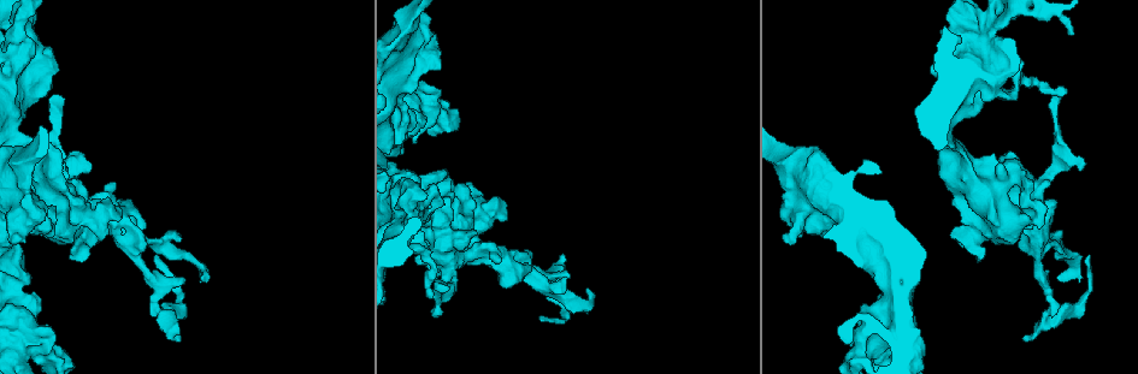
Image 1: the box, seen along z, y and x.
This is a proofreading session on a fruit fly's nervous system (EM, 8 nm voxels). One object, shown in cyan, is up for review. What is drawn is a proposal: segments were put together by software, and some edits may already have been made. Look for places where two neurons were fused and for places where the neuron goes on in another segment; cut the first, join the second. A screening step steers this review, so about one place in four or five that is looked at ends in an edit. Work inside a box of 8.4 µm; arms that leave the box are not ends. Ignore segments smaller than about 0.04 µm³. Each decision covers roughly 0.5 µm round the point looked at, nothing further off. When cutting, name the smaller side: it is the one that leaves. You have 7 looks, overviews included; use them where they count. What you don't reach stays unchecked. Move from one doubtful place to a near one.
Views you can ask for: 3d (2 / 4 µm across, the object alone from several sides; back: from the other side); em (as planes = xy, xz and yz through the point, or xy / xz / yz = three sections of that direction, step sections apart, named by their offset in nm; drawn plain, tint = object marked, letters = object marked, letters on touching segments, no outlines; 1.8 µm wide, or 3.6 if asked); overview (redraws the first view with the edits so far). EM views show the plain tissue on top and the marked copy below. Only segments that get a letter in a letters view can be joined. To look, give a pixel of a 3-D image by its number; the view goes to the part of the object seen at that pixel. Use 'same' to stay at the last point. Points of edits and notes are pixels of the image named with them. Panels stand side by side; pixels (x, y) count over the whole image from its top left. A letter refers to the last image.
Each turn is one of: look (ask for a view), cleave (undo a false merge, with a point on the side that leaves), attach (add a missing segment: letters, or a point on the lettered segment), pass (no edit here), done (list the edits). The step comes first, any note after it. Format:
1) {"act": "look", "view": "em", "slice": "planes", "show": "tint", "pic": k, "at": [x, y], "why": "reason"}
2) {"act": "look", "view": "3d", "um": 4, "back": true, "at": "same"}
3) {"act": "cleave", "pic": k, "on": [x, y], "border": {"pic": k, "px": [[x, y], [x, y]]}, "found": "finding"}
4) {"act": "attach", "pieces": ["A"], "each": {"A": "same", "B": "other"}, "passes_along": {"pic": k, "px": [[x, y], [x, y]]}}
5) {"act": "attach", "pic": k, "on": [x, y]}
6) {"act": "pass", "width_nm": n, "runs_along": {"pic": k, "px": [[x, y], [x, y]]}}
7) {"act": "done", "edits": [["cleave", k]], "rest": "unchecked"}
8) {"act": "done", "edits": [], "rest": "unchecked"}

{"act": "look", "view": "em", "slice": "planes", "show": "letters", "pic": 1, "at": [167, 315], "why": "sharp bend"}

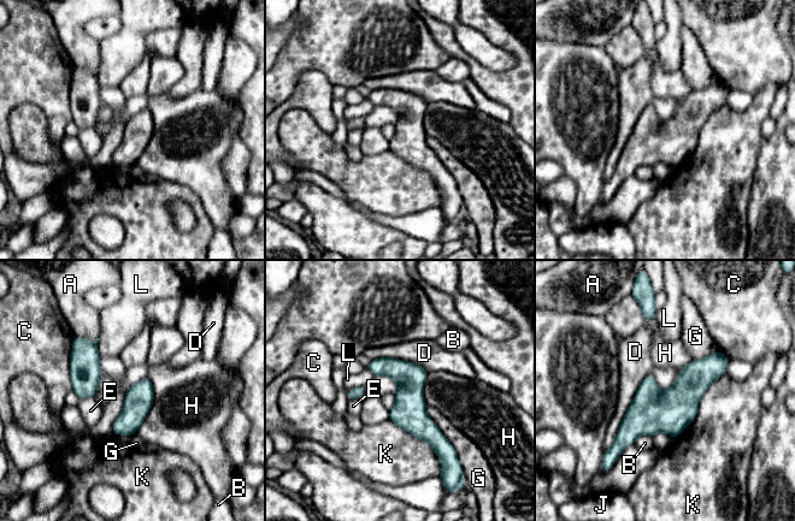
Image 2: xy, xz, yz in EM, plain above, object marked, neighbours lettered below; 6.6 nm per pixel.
{"act": "pass", "each": {"A": "other", "B": "other", "C": "other", "D": "other", "E": "other", "G": "other", "H": "other", "J": "other", "K": "other", "L": "other"}, "border": {"pic": 2, "px": [[148, 377], [151, 409], [117, 436]]}, "found": "all the same neuron"}

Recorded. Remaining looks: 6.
{"act": "look", "view": "3d", "um": 2, "back": true, "pic": 1, "at": [413, 139], "why": "branch stops here"}

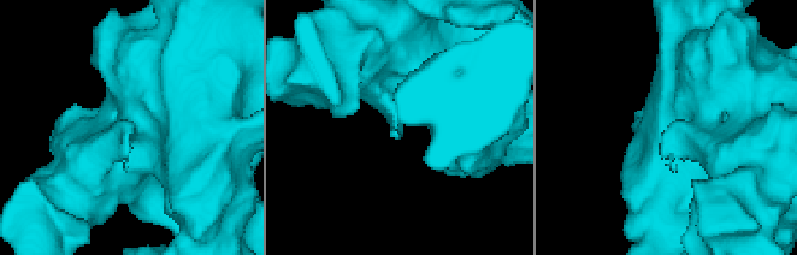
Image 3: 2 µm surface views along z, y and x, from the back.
{"act": "look", "view": "em", "slice": "planes", "show": "letters", "pic": 3, "at": [395, 126]}

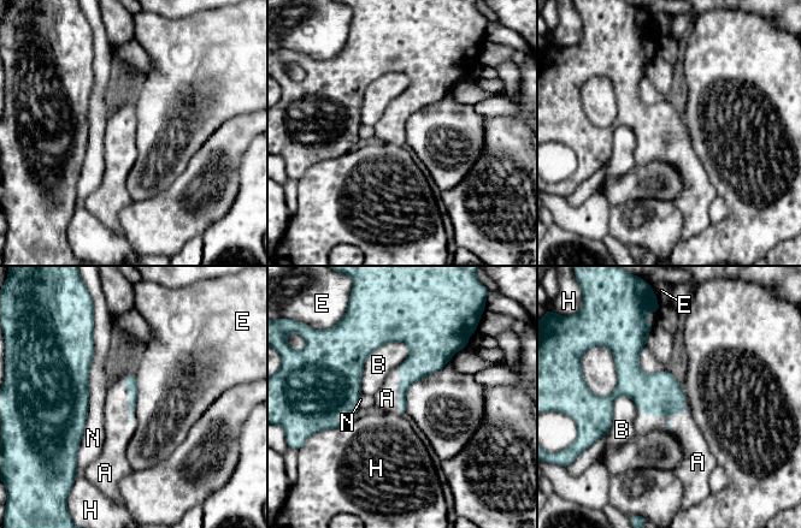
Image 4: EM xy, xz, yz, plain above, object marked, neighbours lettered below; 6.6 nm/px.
{"act": "attach", "pieces": ["A"], "each": {"A": "same", "B": "other", "E": "other", "H": "other", "N": "other"}, "found": "the neuron continues"}

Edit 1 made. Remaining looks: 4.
{"act": "look", "view": "overview"}

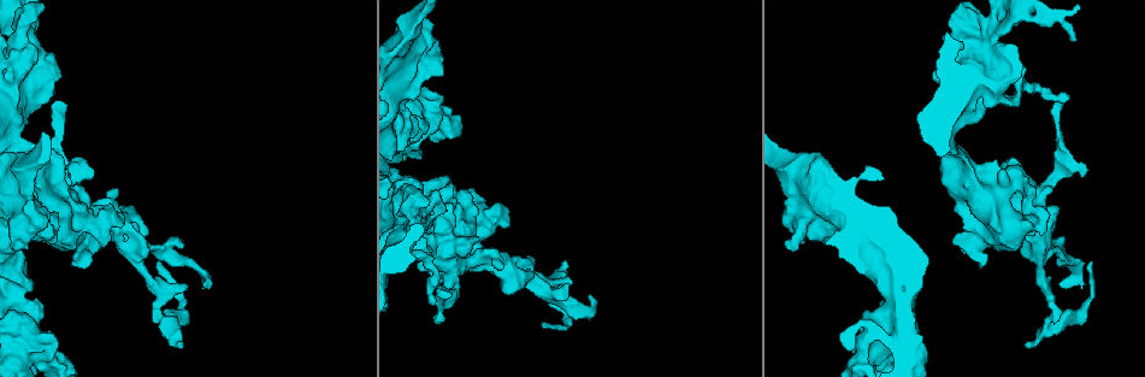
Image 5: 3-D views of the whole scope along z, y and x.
{"act": "look", "view": "3d", "um": 2, "pic": 5, "at": [479, 238], "why": "an open end"}

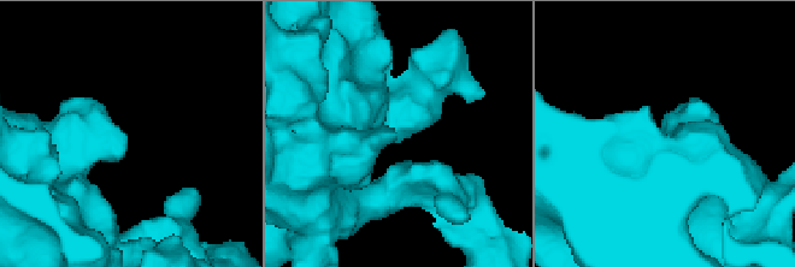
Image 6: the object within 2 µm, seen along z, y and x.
{"act": "look", "view": "em", "um": 3.6, "slice": "xz", "step": 8, "show": "tint", "pic": 6, "at": [393, 132]}

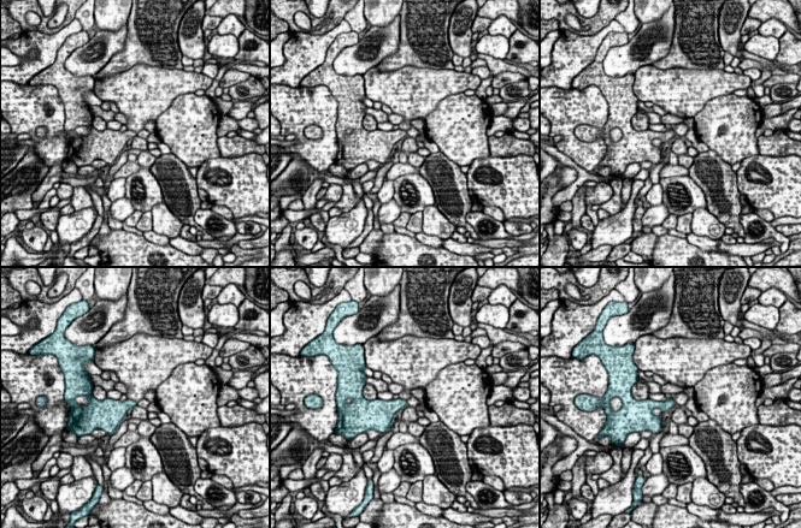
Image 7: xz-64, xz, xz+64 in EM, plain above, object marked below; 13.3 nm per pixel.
{"act": "look", "view": "em", "um": 3.6, "slice": "xz", "step": 8, "show": "letters", "at": "same"}

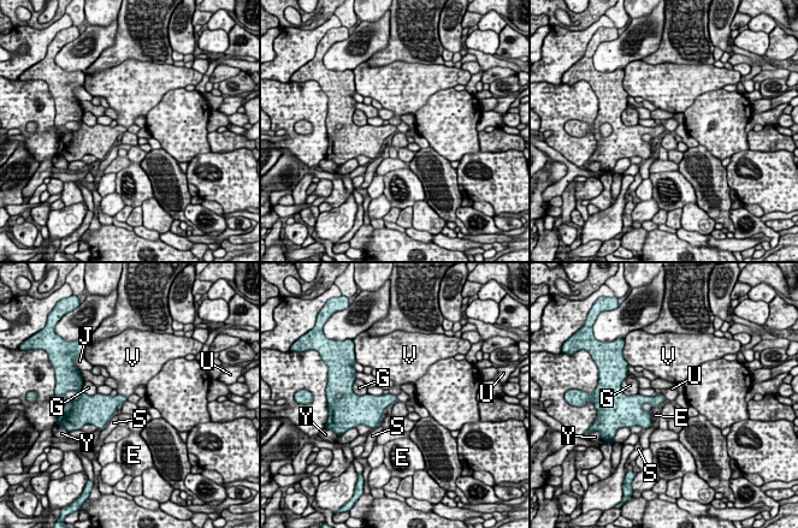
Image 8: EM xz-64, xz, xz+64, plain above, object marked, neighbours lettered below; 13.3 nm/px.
{"act": "pass", "longest_contact_nm": ["S", 300], "each": {"E": "other", "G": "other", "J": "other", "S": "other", "U": "other", "V": "other", "Y": "other"}, "found": "no lettered segment goes on from it"}

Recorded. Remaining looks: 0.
{"act": "done", "edits": [["attach", 4]], "rest": "unchecked"}

